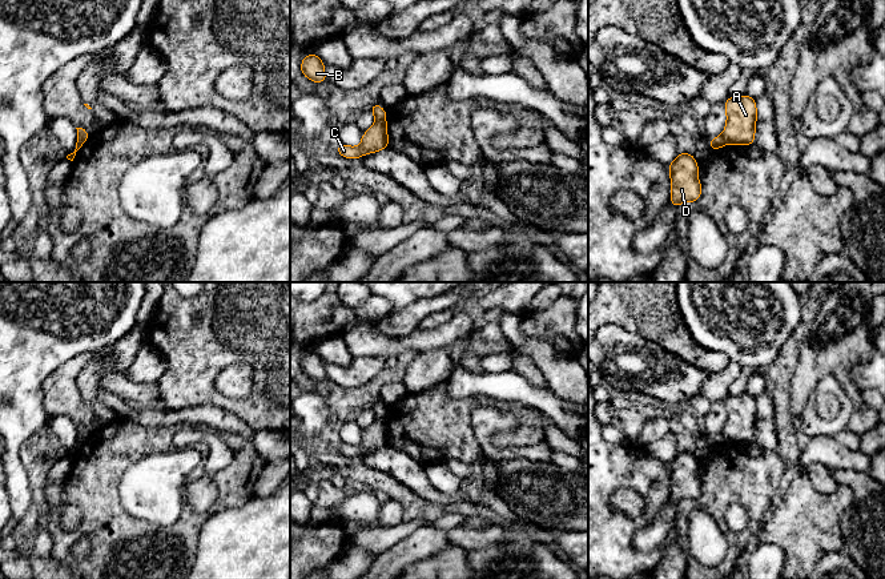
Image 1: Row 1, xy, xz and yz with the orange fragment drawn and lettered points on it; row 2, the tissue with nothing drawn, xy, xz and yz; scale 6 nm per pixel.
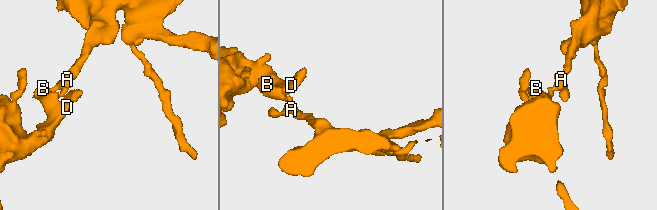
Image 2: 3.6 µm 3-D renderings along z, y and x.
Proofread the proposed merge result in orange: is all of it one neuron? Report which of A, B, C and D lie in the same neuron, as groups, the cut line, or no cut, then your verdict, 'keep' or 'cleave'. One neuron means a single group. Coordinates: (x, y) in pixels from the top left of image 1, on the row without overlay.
A C / B D | xz (377, 417), (385, 418) | cleave

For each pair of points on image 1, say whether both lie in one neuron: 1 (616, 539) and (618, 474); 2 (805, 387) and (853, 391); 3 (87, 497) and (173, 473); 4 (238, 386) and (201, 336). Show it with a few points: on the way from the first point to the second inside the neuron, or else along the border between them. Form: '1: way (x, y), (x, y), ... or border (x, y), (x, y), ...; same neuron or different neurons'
1: way (603, 523), (603, 490); same neuron
2: way (816, 374), (820, 370), (835, 370), (843, 378); same neuron
3: border (136, 461), (119, 482), (119, 501), (131, 515); different neurons
4: border (254, 370), (249, 364), (233, 362), (213, 385); different neurons

